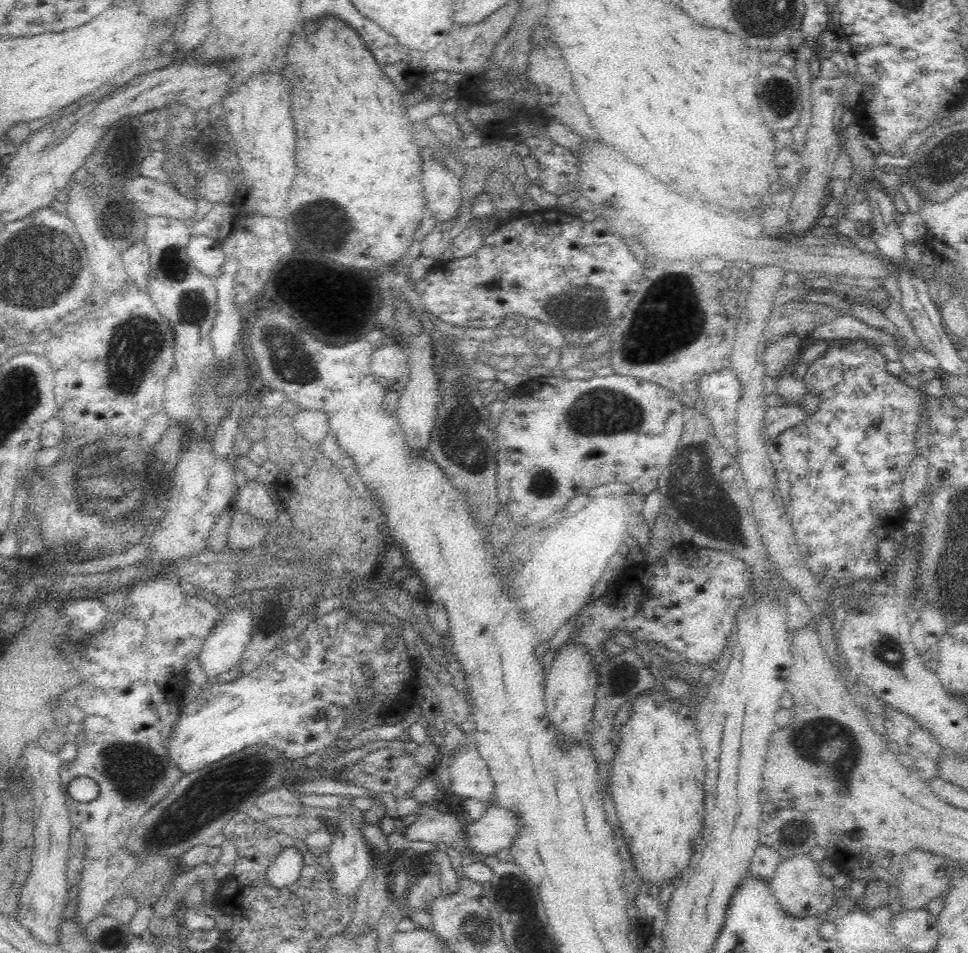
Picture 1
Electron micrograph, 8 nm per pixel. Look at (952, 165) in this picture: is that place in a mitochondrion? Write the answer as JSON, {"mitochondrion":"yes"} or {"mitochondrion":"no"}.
{"mitochondrion":"yes"}

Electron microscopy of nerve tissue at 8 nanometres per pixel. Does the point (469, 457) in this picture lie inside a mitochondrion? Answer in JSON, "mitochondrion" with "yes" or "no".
{"mitochondrion":"yes"}

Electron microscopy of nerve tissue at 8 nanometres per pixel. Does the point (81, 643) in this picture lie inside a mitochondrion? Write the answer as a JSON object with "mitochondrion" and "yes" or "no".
{"mitochondrion":"no"}

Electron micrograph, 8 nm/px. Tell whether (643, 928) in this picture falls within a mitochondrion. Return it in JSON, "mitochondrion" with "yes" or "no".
{"mitochondrion":"no"}

